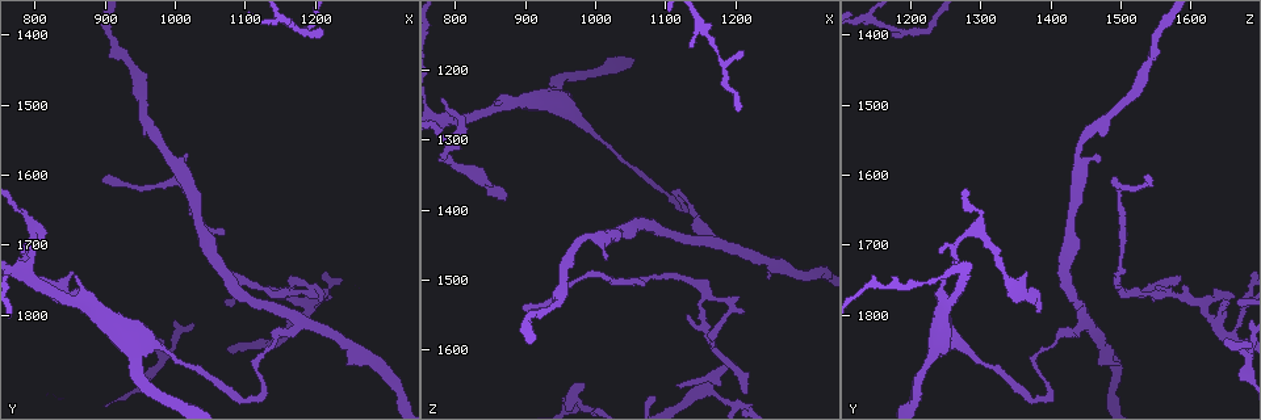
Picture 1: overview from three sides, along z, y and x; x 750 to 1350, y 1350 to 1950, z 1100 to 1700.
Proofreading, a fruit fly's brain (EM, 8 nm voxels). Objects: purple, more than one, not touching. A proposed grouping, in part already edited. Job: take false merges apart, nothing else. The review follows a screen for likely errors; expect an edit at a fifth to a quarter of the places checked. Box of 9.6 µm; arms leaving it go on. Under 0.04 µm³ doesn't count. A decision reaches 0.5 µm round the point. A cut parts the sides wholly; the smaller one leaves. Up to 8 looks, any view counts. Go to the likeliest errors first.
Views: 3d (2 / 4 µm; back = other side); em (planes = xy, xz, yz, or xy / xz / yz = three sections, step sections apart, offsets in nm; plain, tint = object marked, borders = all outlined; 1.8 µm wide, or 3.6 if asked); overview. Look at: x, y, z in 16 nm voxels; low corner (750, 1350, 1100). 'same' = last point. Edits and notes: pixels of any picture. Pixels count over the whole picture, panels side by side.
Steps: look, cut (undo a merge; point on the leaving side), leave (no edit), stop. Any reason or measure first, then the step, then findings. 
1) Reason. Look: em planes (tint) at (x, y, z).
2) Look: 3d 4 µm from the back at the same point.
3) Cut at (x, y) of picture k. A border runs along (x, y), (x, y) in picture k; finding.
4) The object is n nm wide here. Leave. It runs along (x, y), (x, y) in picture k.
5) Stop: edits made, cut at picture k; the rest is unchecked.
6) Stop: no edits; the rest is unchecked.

Side arm on a straight run. Look: 3d 2 µm at (1165, 1825, 1640).

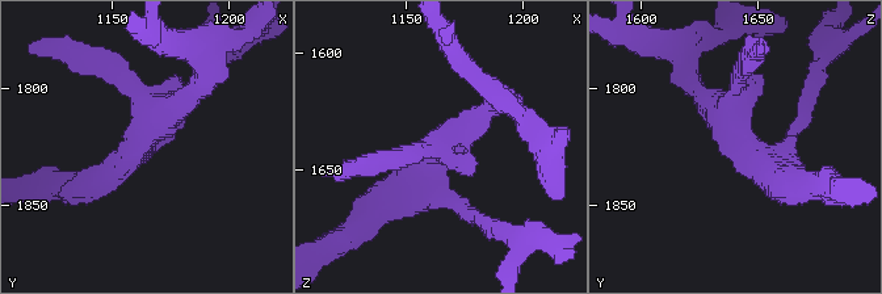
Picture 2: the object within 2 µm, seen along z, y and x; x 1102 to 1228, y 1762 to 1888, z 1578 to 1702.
Look: em planes (tint) at (1163, 1821, 1642).

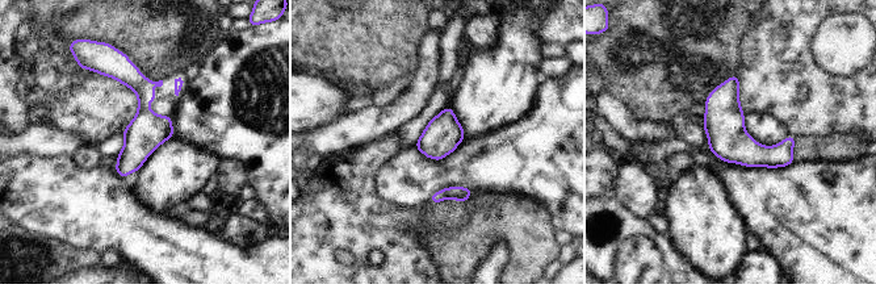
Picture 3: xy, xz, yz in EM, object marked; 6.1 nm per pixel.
Leave. One neuron here.

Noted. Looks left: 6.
Abrupt turn. Look: 3d 2 µm at (1120, 1865, 1370).

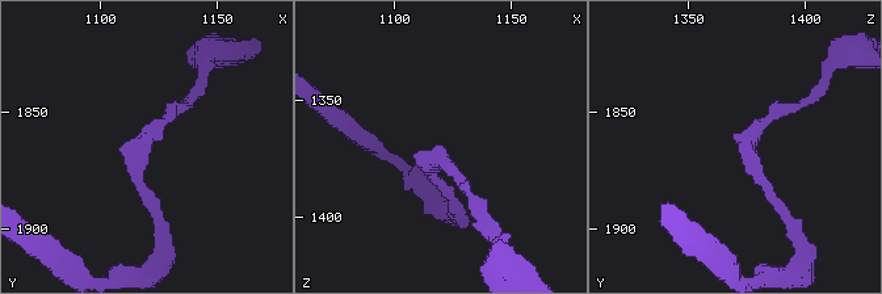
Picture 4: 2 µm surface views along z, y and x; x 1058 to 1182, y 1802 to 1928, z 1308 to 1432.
Need the tissue. Look: em planes (tint) at (1117, 1866, 1376).

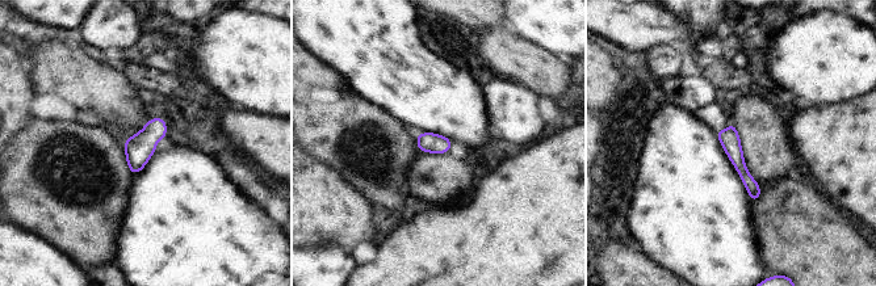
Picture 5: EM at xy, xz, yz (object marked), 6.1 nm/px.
Leave. It runs along (730, 129), (732, 148), (755, 196) in picture 5; continuous, no second neuron.

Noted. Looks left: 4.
A fork. Look: em planes (tint) at (795, 1740, 1275).

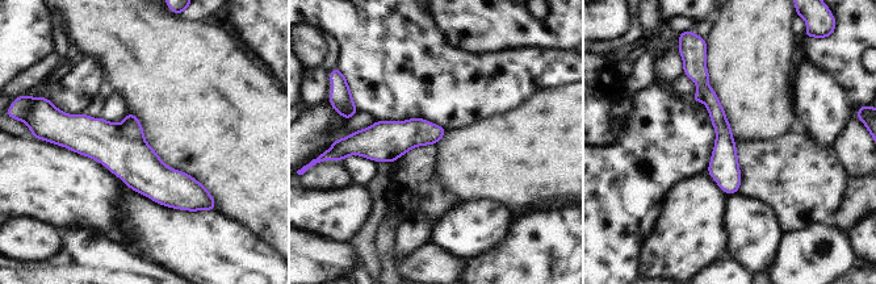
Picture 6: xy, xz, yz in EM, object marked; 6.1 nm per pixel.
The object is 180 nm wide here. Cut at (699, 96) of picture 6. A border runs along (699, 88), (703, 92), (704, 101) in picture 6; a second neuron is stuck on.

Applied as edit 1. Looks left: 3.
Stop: edits made, cut at picture 6; the rest is unchecked.

